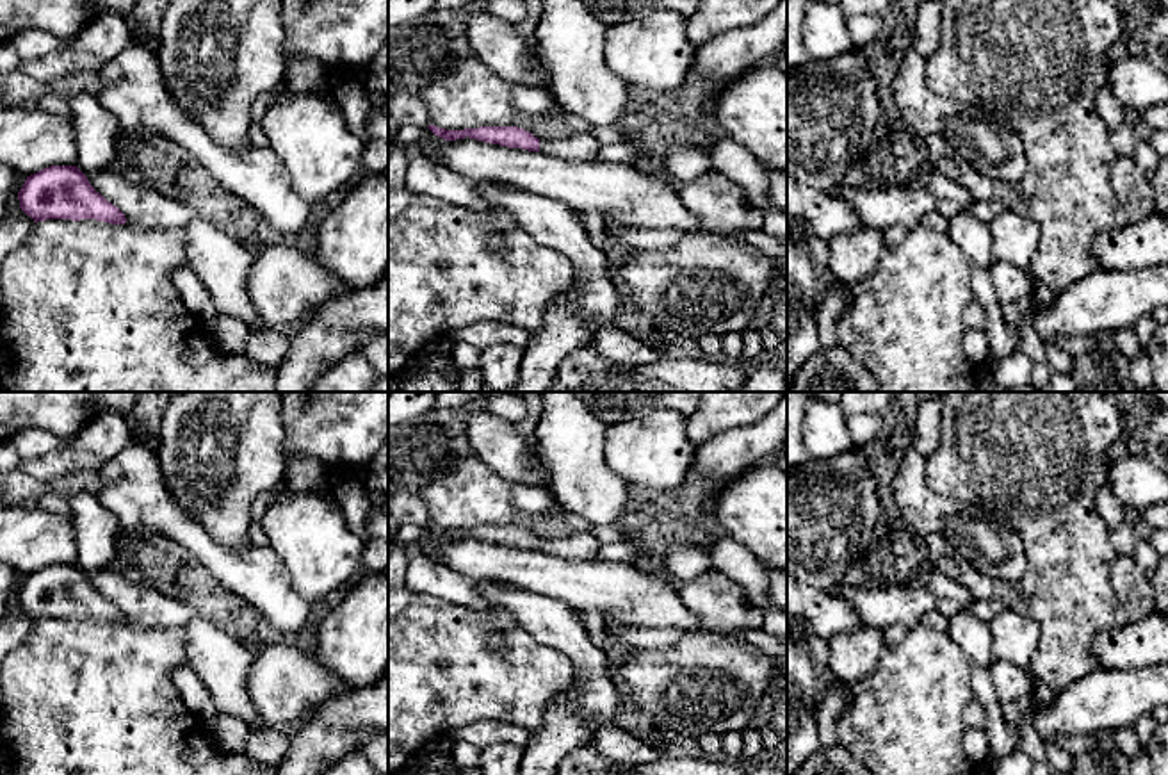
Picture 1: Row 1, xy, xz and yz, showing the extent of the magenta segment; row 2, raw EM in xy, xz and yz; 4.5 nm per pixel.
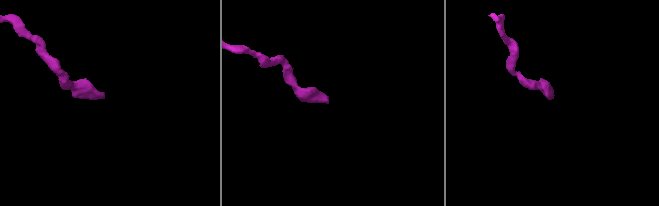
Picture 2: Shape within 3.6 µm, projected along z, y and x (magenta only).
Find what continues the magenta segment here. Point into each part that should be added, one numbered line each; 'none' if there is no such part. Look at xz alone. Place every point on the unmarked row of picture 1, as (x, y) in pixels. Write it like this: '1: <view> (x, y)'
1: xz (581, 547)

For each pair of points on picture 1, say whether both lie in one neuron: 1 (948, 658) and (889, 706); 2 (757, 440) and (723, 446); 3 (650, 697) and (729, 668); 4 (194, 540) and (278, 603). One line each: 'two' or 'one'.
1: one
2: one
3: one
4: one

